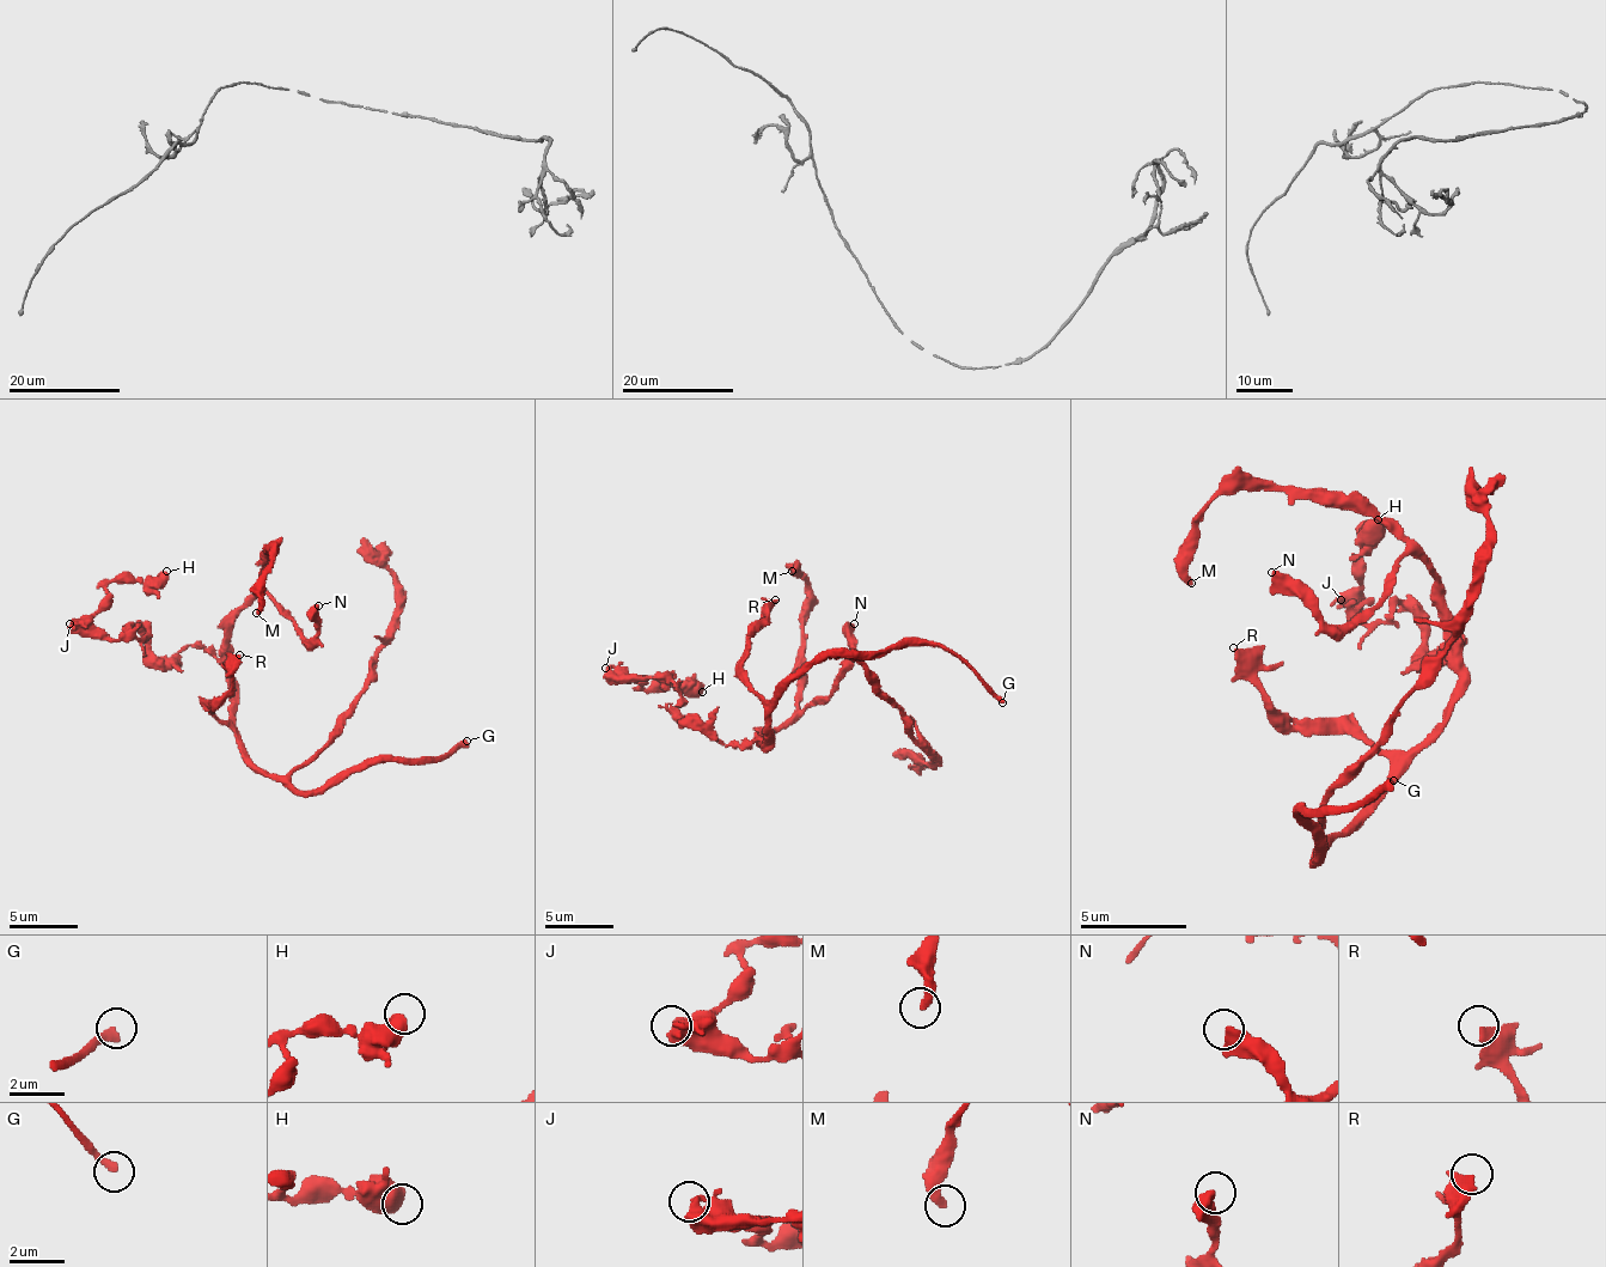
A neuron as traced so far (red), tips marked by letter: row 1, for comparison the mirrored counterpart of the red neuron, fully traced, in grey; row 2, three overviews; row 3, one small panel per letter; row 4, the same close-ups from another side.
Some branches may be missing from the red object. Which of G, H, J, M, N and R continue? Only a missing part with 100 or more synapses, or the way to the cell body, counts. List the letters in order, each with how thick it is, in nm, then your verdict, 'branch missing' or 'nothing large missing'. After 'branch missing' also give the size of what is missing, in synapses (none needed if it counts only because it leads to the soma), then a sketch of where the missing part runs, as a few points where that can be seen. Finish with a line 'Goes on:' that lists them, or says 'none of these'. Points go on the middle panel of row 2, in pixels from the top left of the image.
G: 320 nm | branch missing | 150 syn
H: 650 nm | nothing large missing
J: 420 nm | nothing large missing
M: 360 nm | nothing large missing
N: 500 nm | nothing large missing
R: 440 nm | nothing large missing
Goes on: G

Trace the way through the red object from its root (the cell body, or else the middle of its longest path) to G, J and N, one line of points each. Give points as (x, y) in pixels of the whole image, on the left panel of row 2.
G: (239, 737), (243, 750), (252, 761), (294, 792), (322, 792), (377, 761), (446, 757), (466, 741)
J: (239, 737), (225, 668), (212, 655), (184, 647), (159, 658), (146, 627), (142, 637), (101, 640), (69, 623)
N: (239, 737), (236, 689), (229, 678), (229, 623), (263, 592), (307, 640), (315, 633), (315, 609), (318, 605)

